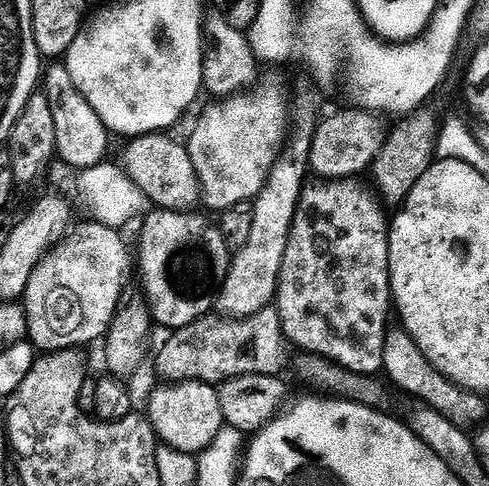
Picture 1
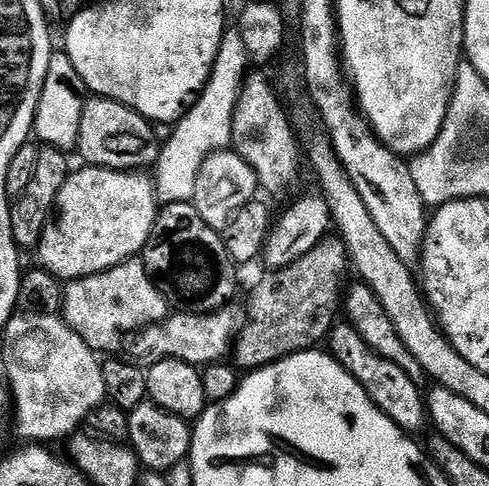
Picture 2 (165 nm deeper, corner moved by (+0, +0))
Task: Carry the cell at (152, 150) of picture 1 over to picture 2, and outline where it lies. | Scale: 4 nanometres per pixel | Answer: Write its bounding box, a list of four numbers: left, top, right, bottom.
[75,98,158,172]

